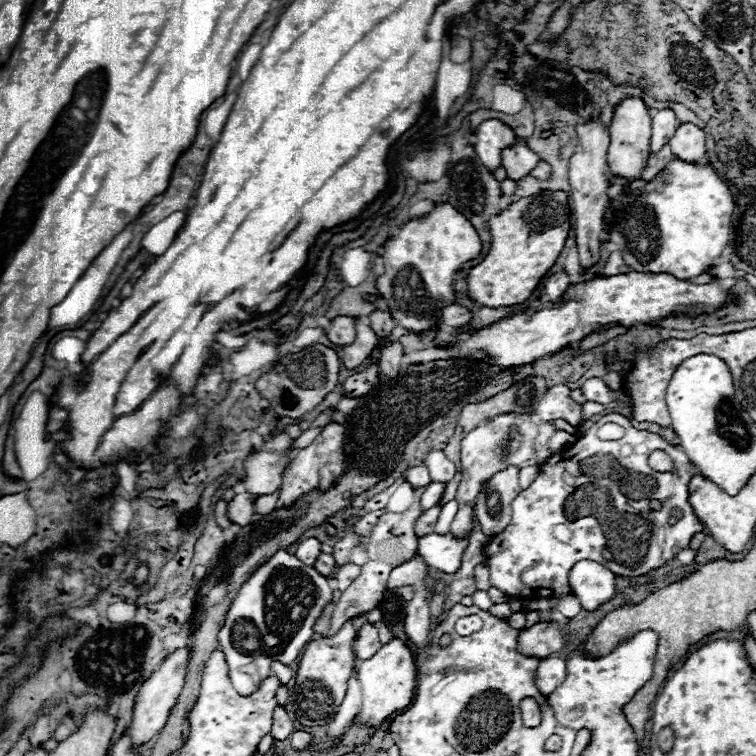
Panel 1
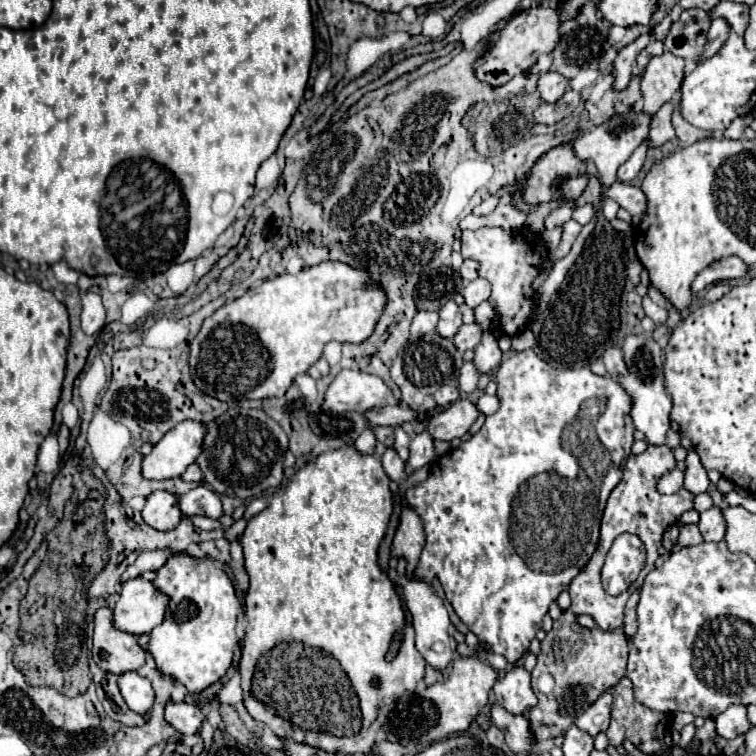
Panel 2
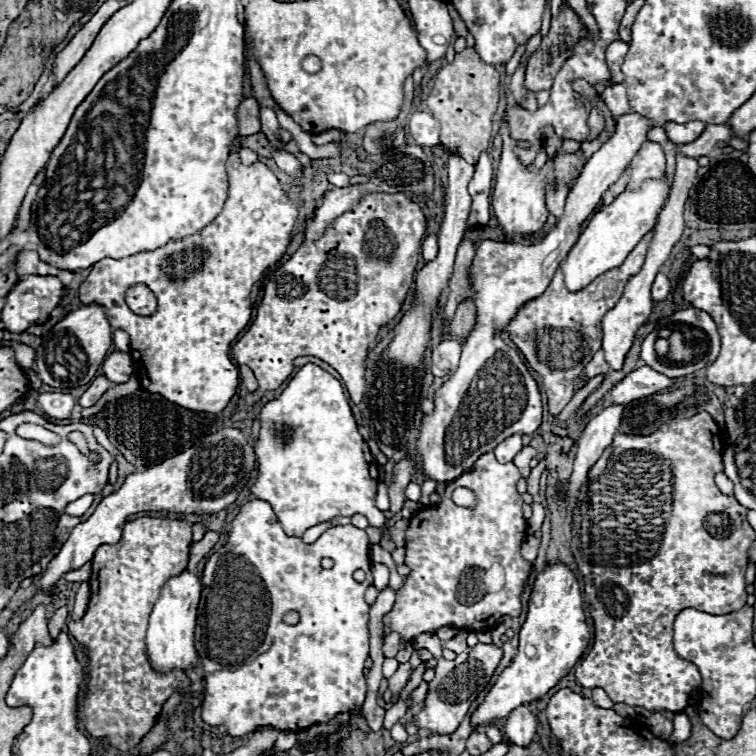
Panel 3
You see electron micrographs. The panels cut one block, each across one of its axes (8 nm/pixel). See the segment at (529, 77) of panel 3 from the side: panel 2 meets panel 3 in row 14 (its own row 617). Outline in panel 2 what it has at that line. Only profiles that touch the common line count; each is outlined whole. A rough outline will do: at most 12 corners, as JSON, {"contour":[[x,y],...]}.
{"contour":[[564,610],[542,640],[526,716],[564,734],[626,676],[622,630]]}

